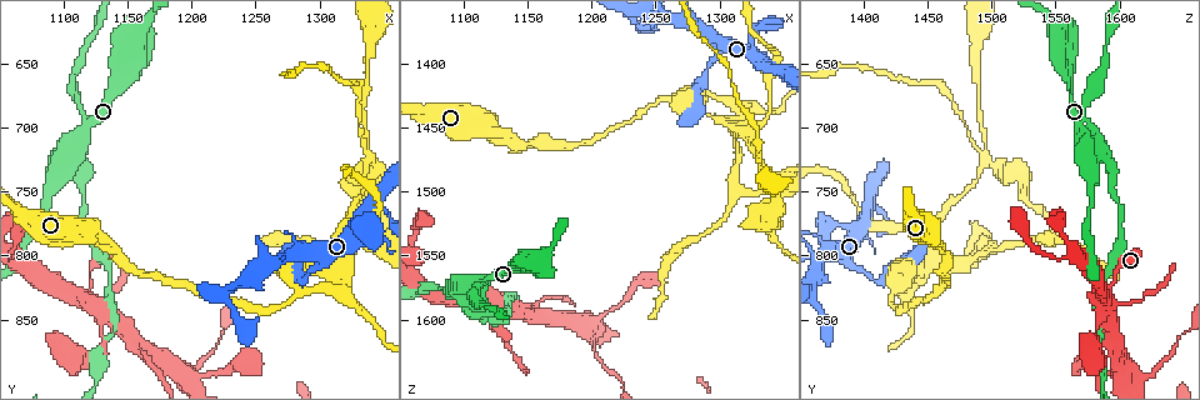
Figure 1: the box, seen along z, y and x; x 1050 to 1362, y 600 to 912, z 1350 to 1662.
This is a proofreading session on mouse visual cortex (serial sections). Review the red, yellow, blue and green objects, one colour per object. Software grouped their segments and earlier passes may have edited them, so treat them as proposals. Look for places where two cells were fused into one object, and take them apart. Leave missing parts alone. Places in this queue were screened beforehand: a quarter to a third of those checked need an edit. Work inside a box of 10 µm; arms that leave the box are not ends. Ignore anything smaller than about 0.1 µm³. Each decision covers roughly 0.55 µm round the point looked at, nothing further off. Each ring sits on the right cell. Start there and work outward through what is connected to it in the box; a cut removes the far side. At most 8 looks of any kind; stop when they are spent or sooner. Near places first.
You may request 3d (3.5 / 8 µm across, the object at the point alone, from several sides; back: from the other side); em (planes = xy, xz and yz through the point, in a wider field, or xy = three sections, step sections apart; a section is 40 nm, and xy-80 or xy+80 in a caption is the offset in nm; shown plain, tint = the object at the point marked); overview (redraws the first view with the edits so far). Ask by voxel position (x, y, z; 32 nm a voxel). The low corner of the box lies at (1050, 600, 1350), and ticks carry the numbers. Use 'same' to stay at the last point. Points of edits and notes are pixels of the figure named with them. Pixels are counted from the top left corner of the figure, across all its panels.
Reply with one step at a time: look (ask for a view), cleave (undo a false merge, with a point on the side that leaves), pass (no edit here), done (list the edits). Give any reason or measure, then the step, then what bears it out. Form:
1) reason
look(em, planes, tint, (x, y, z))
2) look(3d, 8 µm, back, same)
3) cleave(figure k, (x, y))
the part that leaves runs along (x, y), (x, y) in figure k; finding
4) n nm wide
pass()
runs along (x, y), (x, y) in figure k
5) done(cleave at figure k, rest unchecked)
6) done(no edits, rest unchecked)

sharp bend
look(3d, 8 µm, (1122, 836, 1592))

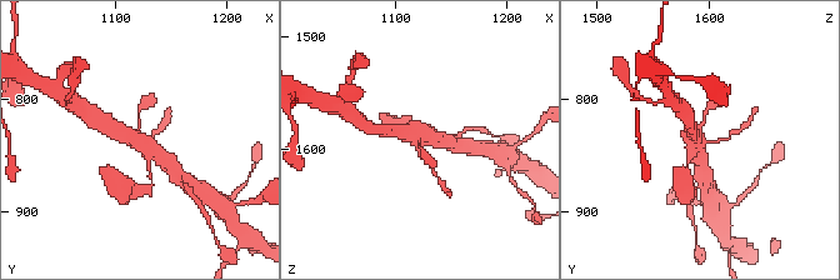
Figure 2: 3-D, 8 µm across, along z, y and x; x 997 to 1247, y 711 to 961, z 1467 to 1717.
closer look
look(3d, 3.5 µm, back, same)

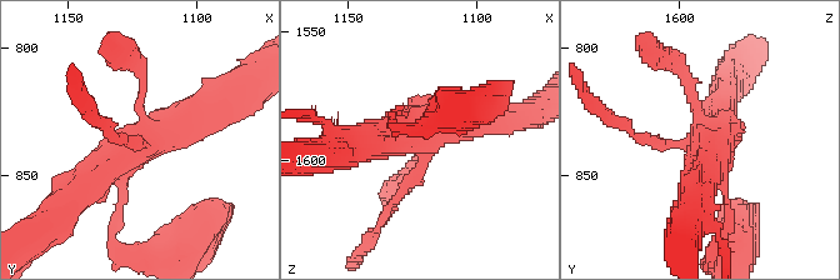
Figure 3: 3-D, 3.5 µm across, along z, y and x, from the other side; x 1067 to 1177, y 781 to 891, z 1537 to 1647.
need the tissue
look(em, planes, tint, (1120, 833, 1589))

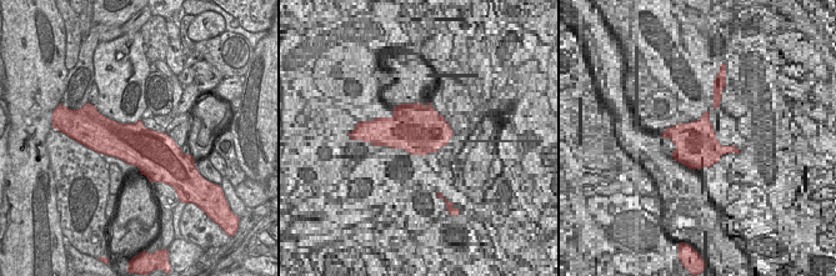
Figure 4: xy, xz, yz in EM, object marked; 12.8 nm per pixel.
pass()
runs along (134, 60), (145, 133), (84, 186) in figure 3; one cell here

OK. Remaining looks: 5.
thick turns thin
look(3d, 3.5 µm, (1232, 884, 1574))

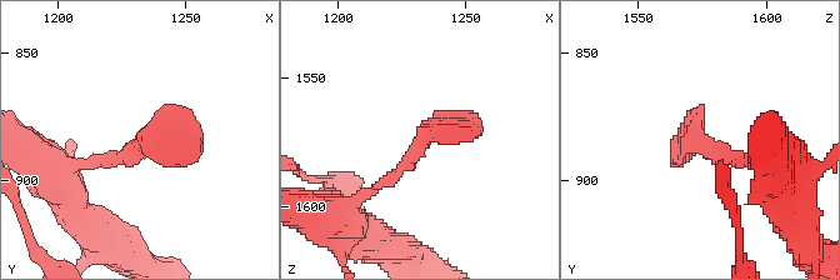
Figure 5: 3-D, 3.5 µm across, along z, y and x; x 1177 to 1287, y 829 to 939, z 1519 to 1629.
pass()
runs along (363, 195), (435, 128), (481, 128) in figure 5; continuous, no second cell

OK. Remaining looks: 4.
sudden change in width
look(3d, 3.5 µm, (1206, 892, 1626))

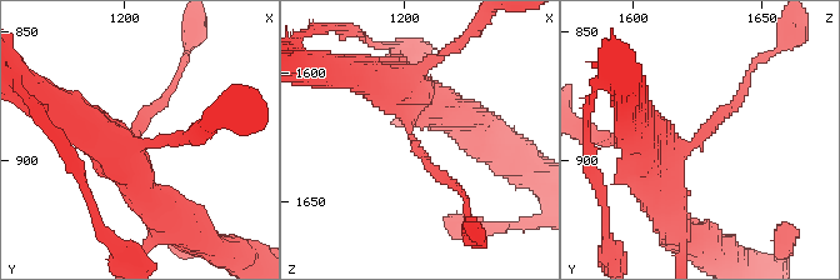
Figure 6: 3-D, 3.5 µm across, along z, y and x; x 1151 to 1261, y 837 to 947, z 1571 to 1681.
arms of 150, 500 nm; now the EM
look(em, xy, step 5, tint, (1203, 890, 1627))

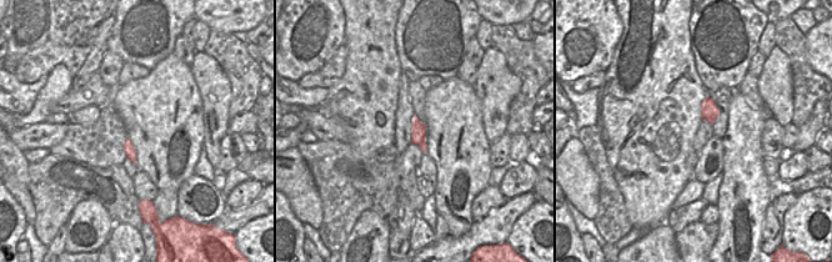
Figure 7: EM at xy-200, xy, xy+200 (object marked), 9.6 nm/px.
pass()
runs along (383, 81), (403, 94), (414, 148), (456, 186) in figure 6; one cell here

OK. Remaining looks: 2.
done(no edits, rest unchecked)

